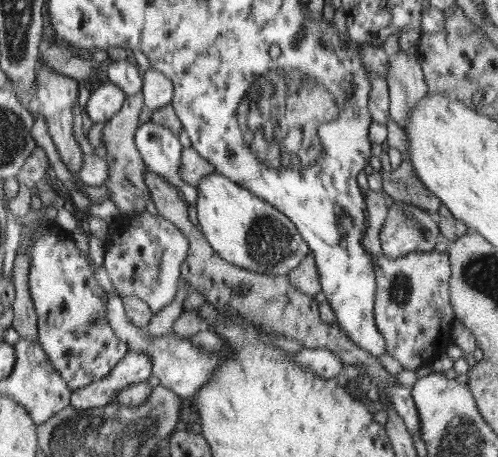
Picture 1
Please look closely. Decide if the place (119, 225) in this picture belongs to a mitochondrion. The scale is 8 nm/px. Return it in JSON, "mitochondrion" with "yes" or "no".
{"mitochondrion":"no"}

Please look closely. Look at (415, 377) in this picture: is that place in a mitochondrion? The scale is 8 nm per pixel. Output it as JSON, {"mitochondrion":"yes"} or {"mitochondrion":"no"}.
{"mitochondrion":"no"}

